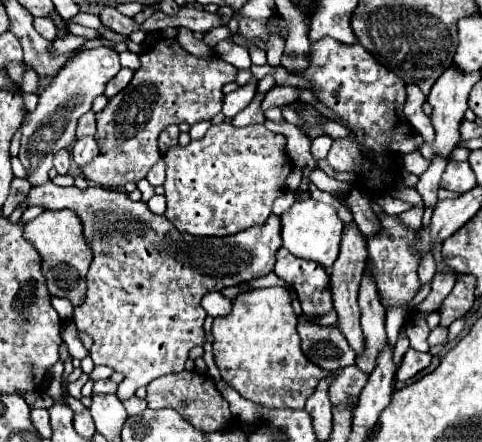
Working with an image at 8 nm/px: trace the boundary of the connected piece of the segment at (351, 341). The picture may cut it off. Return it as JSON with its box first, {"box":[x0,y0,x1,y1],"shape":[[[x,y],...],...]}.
{"box":[330,227,366,355],"shape":[[[344,227],[340,255],[330,271],[330,287],[332,287],[332,295],[334,295],[334,309],[338,313],[338,329],[348,339],[348,345],[354,349],[356,355],[360,355],[360,351],[364,351],[364,333],[360,331],[360,309],[356,303],[364,265],[366,265],[366,241],[362,239],[362,235],[356,227]]]}

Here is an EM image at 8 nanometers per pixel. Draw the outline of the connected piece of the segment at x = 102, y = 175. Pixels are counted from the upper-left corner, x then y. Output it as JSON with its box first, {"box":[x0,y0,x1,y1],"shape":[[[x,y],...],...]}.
{"box":[82,37,238,189],"shape":[[[168,37],[158,39],[146,53],[142,53],[140,63],[142,63],[140,69],[134,71],[134,77],[128,83],[128,87],[118,95],[114,95],[108,101],[108,105],[96,115],[98,131],[94,139],[100,145],[100,155],[82,169],[82,175],[100,187],[108,187],[108,189],[124,187],[128,181],[136,183],[142,177],[146,177],[146,173],[160,159],[158,135],[162,133],[162,129],[166,129],[168,125],[180,125],[180,123],[194,125],[200,121],[210,121],[216,113],[222,111],[222,103],[224,103],[222,87],[230,81],[236,81],[238,75],[238,69],[222,61],[220,57],[196,57],[184,51],[176,39],[168,39]]]}

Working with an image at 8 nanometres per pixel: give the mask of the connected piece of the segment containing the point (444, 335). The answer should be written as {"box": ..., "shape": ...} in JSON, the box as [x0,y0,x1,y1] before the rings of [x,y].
{"box":[428,327,448,347],"shape":[[[436,327],[430,331],[430,337],[428,337],[428,345],[434,347],[434,345],[442,345],[446,343],[448,339],[448,329],[446,327]]]}

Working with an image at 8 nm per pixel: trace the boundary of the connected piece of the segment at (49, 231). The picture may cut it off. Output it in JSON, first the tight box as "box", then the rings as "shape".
{"box":[24,211,92,305],"shape":[[[44,211],[34,221],[24,225],[24,239],[40,253],[42,257],[42,275],[48,281],[48,291],[56,297],[66,297],[72,305],[80,305],[86,293],[86,271],[92,261],[92,253],[82,237],[82,225],[76,213],[62,211]]]}

